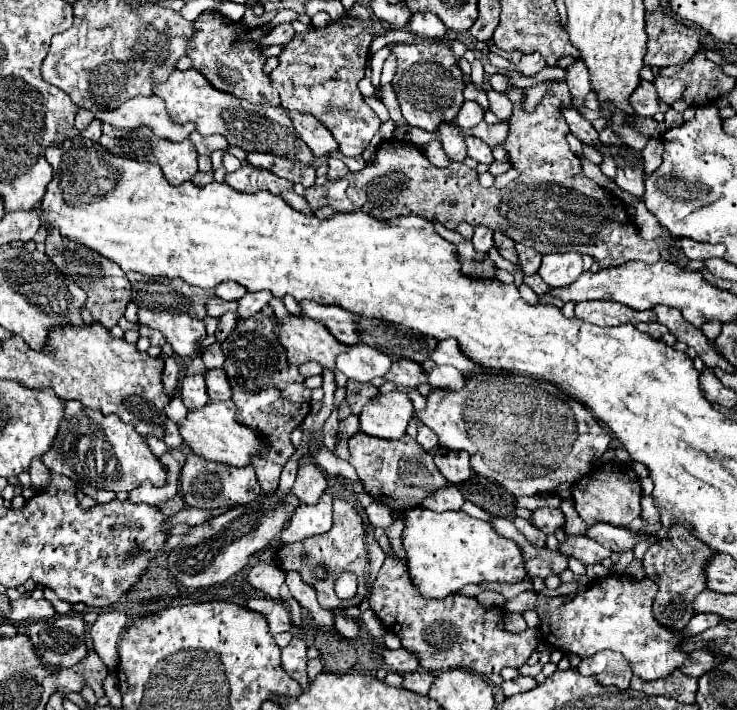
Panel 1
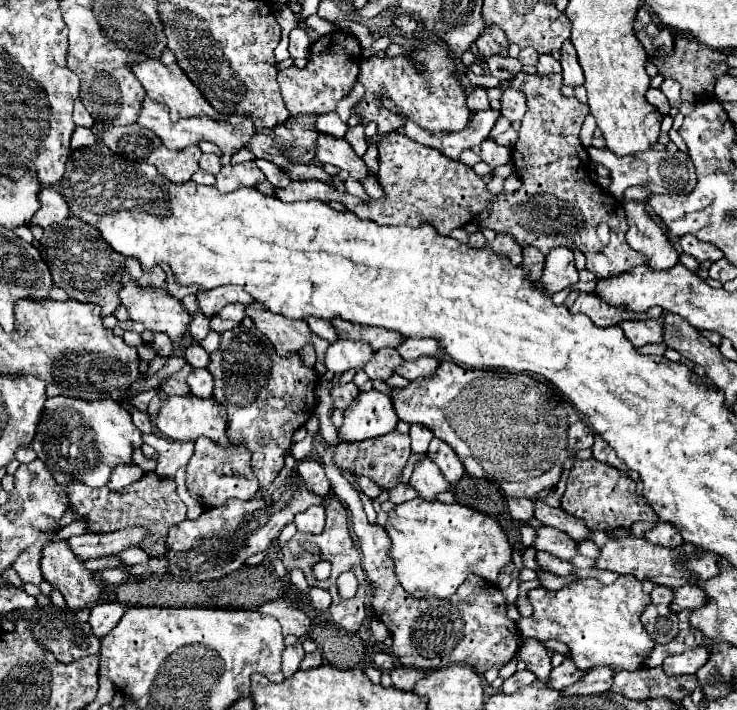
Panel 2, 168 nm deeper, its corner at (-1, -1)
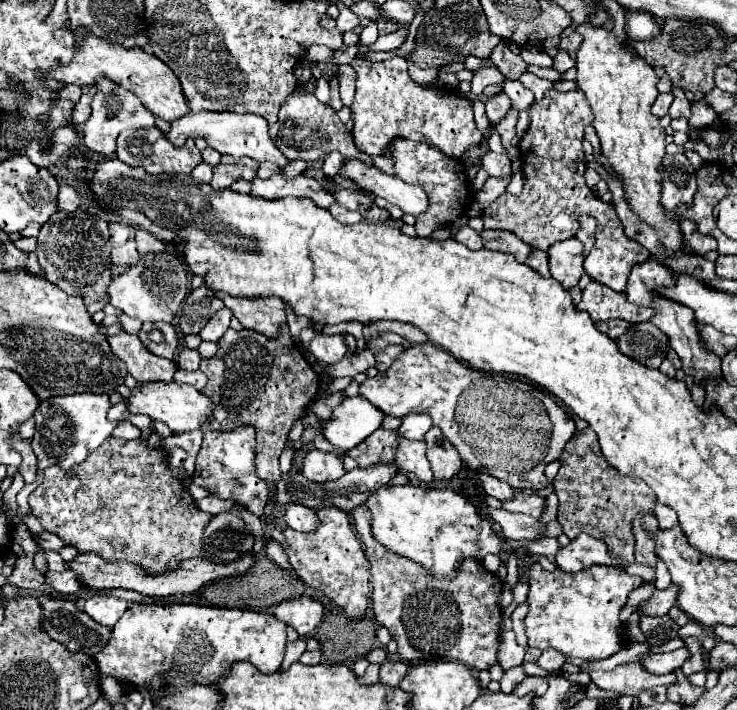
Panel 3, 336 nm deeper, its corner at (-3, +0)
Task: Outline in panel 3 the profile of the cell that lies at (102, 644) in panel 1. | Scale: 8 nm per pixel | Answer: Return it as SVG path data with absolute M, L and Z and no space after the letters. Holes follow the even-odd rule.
M94 596L88 600L88 614L102 626L114 626L128 608L126 600L114 596Z

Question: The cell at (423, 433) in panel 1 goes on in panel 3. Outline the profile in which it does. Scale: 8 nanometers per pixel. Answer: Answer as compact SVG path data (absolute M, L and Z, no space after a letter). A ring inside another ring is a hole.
M408 414L408 416L402 418L402 426L398 428L398 434L406 440L424 440L430 426L432 426L430 416L426 416L426 414Z

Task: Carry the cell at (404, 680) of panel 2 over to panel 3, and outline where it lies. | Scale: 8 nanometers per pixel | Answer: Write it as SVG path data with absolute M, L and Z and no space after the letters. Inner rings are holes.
M386 660L380 666L380 682L386 686L398 686L402 676L406 676L408 664L400 662L400 660Z

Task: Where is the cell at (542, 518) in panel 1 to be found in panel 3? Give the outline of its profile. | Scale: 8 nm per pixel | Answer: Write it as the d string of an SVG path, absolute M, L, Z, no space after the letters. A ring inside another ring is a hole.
M478 474L478 480L480 480L482 488L486 490L486 494L498 498L500 502L506 502L506 500L510 500L510 496L514 496L514 488L510 484L506 484L506 482L500 482L498 478L494 480L494 476Z

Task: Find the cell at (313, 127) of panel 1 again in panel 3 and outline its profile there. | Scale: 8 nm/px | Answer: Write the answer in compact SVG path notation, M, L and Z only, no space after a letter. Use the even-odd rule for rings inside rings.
M346 158L340 176L352 180L362 190L382 196L384 200L396 204L402 212L408 212L412 216L420 216L428 208L428 196L422 188L402 182L400 178L382 172L374 164L366 166L358 158Z

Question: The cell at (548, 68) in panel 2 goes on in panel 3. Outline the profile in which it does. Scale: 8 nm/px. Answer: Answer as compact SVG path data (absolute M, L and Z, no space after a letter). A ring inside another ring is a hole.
M560 50L560 52L558 52L558 56L554 58L554 66L552 66L552 68L554 68L554 70L558 70L558 72L566 72L566 70L568 70L568 68L572 68L572 66L574 66L574 60L572 60L566 52L562 52L562 50Z

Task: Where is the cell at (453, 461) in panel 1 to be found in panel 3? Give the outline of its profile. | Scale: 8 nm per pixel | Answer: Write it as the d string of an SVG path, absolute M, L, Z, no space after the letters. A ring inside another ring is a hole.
M434 426L424 438L426 442L426 456L434 468L434 476L438 480L450 480L462 468L462 460L454 446L442 436L442 432Z

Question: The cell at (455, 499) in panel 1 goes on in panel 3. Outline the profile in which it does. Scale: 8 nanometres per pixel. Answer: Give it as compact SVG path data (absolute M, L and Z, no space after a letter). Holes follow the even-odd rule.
M398 438L398 452L396 452L396 464L402 472L412 472L420 482L432 482L434 472L430 468L430 462L426 460L426 444L424 442L412 442Z

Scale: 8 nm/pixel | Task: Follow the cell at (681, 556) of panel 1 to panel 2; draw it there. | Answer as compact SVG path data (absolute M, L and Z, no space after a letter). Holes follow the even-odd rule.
M656 585L650 597L652 603L644 609L640 621L654 643L668 643L678 635L678 617L668 609L668 603L672 603L672 589Z

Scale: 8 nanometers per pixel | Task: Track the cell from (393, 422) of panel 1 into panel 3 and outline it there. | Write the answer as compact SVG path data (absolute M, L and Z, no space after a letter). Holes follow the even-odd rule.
M364 396L344 398L344 402L334 410L332 418L324 426L324 436L330 444L350 450L372 432L382 426L384 414L378 412Z

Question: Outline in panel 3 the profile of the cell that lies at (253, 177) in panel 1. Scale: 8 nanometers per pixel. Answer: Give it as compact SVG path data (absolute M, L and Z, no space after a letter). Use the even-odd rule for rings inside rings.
M222 156L222 162L214 168L214 178L212 178L212 188L222 190L228 188L236 180L254 180L258 172L258 162L250 158L232 158L232 156Z

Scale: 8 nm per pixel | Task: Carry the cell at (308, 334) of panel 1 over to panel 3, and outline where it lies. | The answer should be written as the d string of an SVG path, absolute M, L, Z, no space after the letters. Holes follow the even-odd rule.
M218 292L218 298L234 316L242 322L244 328L252 328L264 336L278 338L282 326L286 326L286 304L278 298L236 298L226 292Z

